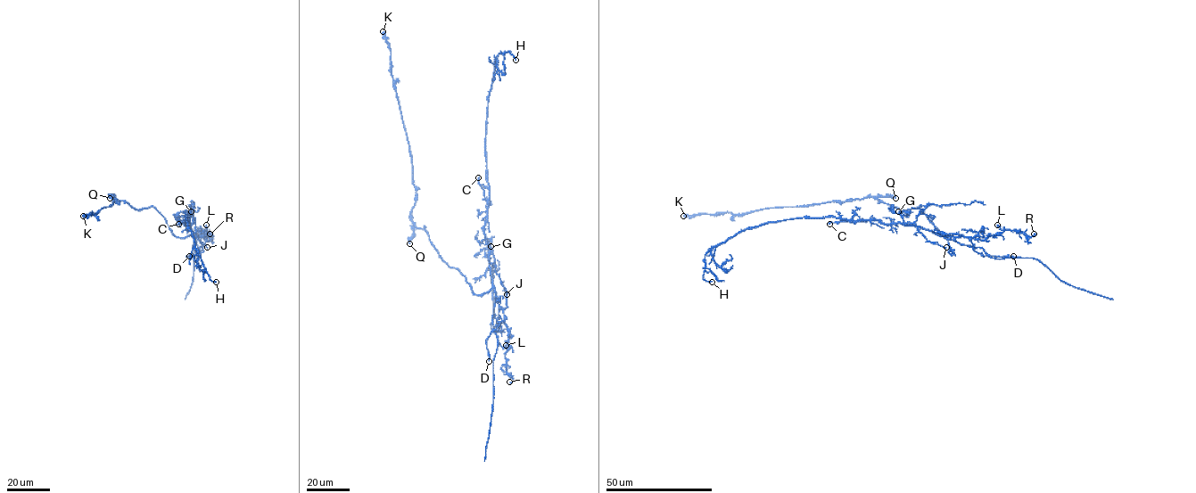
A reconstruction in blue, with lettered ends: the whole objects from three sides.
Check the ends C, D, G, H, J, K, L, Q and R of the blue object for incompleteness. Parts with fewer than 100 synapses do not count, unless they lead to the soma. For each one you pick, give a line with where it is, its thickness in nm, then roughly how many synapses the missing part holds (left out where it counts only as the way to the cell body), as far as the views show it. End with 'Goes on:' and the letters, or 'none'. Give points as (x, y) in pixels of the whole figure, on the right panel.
Goes on: none

